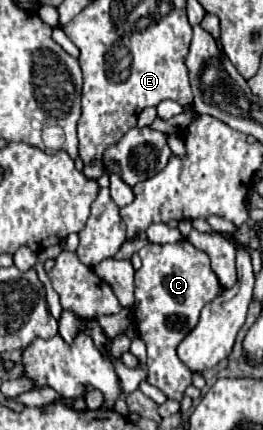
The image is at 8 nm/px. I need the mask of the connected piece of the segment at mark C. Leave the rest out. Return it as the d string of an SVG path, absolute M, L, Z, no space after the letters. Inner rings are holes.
M181 240L175 244L153 244L147 242L141 250L141 268L135 272L135 306L133 306L133 320L135 328L139 332L139 338L147 346L147 382L155 388L159 388L167 398L181 400L185 396L185 390L192 384L192 371L177 358L177 346L179 342L197 326L201 308L211 302L215 296L221 294L221 284L215 276L215 272L209 266L209 256L203 250L197 250L191 242Z

